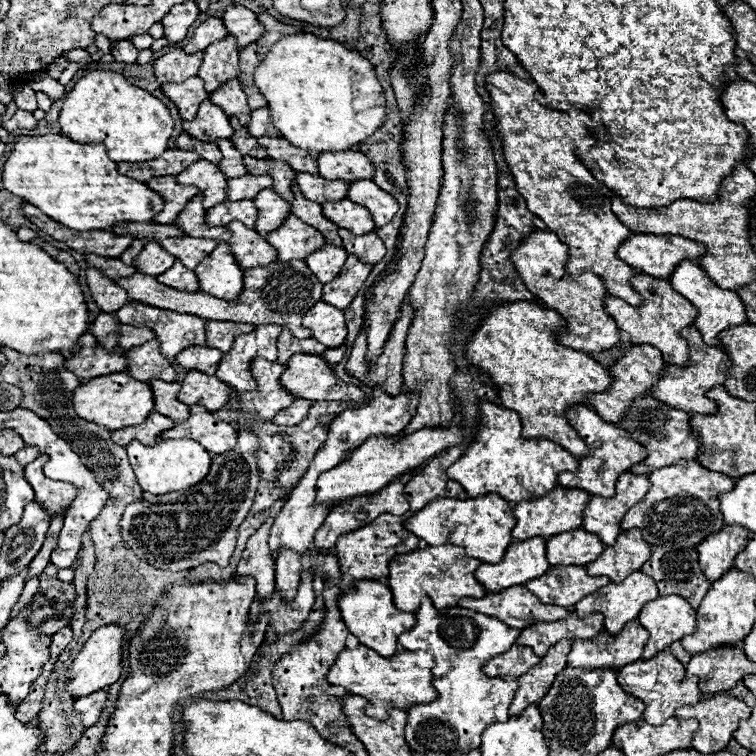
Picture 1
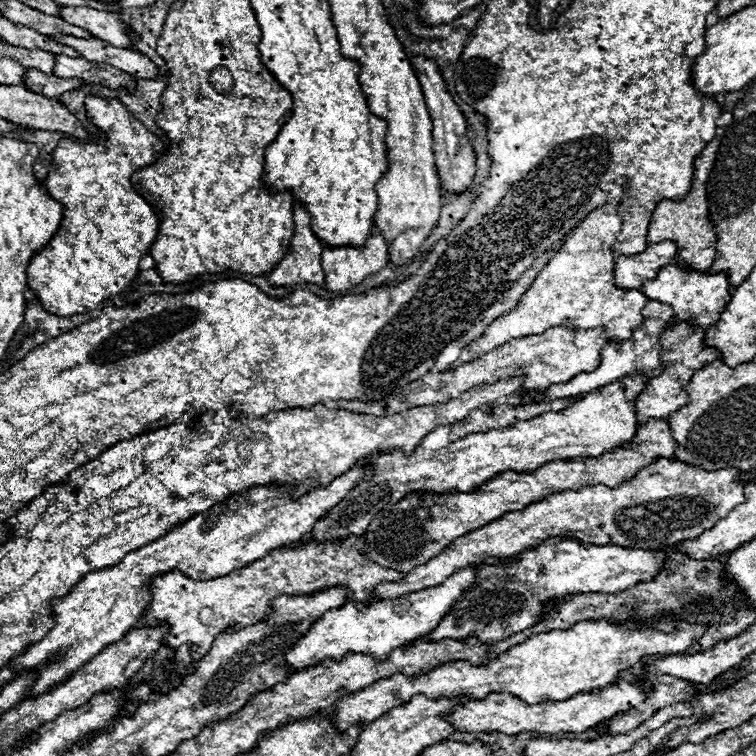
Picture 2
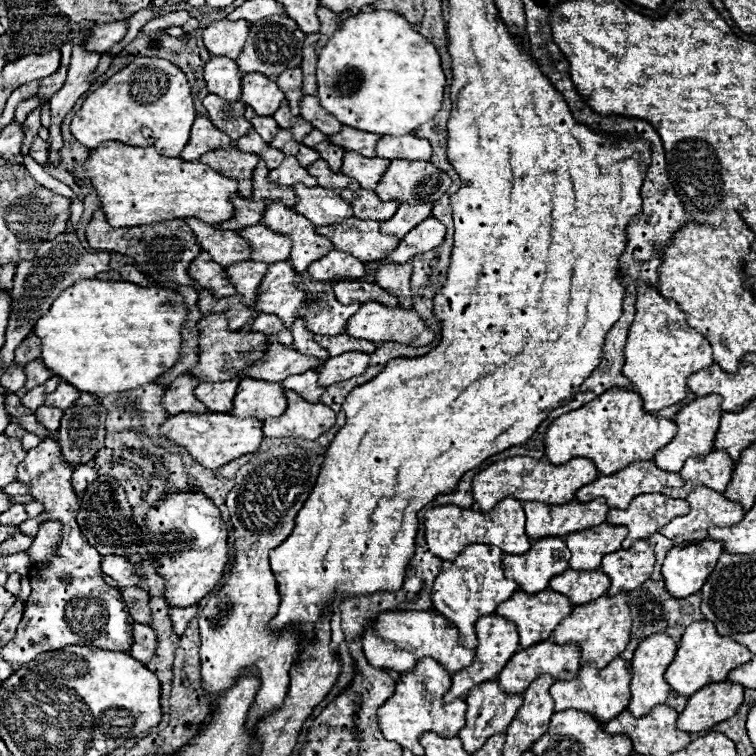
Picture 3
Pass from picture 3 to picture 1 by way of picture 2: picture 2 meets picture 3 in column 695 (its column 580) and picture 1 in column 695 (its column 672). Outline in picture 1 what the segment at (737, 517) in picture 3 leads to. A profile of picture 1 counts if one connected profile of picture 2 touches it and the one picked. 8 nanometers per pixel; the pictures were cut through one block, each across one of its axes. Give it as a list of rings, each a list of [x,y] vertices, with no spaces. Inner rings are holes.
[[[686,460],[654,470],[648,476],[648,480],[652,484],[650,490],[622,518],[620,522],[622,530],[640,528],[642,538],[654,546],[672,544],[678,548],[688,548],[688,546],[696,546],[706,536],[718,532],[724,526],[720,514],[720,502],[716,498],[720,492],[730,492],[734,488],[732,478],[720,472],[710,472],[702,468],[696,460]]]

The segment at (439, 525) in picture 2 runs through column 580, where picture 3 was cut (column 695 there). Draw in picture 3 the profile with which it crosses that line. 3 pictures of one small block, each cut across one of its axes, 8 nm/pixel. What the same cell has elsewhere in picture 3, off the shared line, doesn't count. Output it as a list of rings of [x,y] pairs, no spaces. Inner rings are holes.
[[[714,450],[698,458],[688,458],[684,468],[678,472],[684,480],[684,486],[674,488],[674,490],[666,488],[664,496],[686,498],[688,492],[692,492],[698,486],[712,488],[716,492],[724,492],[730,482],[732,468],[734,468],[734,460],[726,452],[720,452],[720,450]]]

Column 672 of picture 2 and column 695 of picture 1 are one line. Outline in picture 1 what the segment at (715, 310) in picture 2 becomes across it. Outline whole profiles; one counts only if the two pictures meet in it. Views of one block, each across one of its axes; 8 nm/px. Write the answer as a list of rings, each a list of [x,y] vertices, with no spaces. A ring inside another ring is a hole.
[[[682,260],[676,266],[676,272],[672,274],[670,284],[676,292],[680,292],[686,300],[690,300],[690,304],[696,308],[698,314],[696,314],[694,326],[700,330],[706,344],[716,346],[718,344],[718,334],[722,330],[728,330],[732,326],[740,326],[740,324],[746,322],[746,312],[744,312],[744,306],[742,306],[742,300],[738,298],[738,294],[732,292],[732,290],[724,290],[724,288],[716,286],[706,276],[706,272],[698,264],[694,264],[692,260]]]

